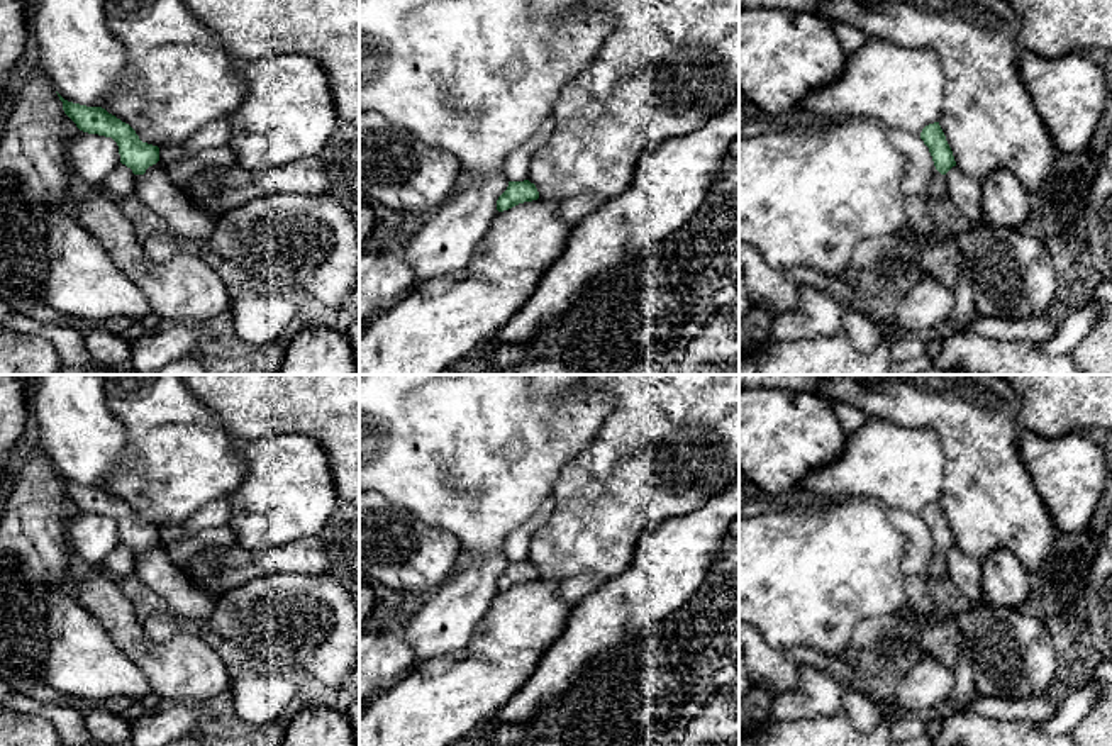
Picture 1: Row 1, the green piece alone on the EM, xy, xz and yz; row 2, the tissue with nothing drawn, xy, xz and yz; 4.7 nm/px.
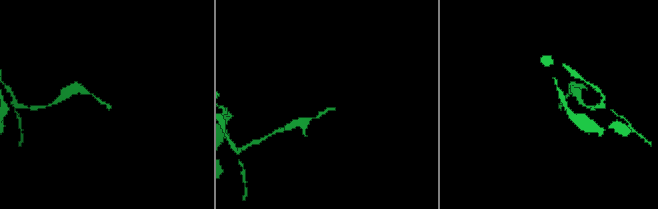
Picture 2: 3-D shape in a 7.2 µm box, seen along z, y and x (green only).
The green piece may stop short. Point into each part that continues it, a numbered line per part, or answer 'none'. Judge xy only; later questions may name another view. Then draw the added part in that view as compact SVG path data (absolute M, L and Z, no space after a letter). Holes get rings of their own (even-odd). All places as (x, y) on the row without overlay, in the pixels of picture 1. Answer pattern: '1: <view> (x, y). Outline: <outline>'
1: xy (155, 568). Outline: M156 543L144 554L136 554L132 573L164 600L176 619L198 626L210 619L212 595L195 587L186 573L173 565L163 544Z

